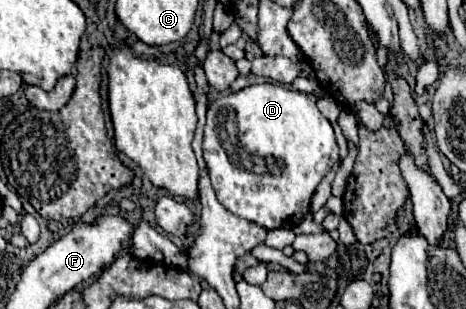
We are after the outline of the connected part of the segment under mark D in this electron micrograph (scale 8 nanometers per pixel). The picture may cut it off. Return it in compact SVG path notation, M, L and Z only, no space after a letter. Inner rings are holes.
M256 84L240 92L224 94L208 106L204 160L216 198L228 212L266 230L294 228L310 212L310 198L316 186L338 162L338 144L332 124L316 108L316 96L278 84Z

